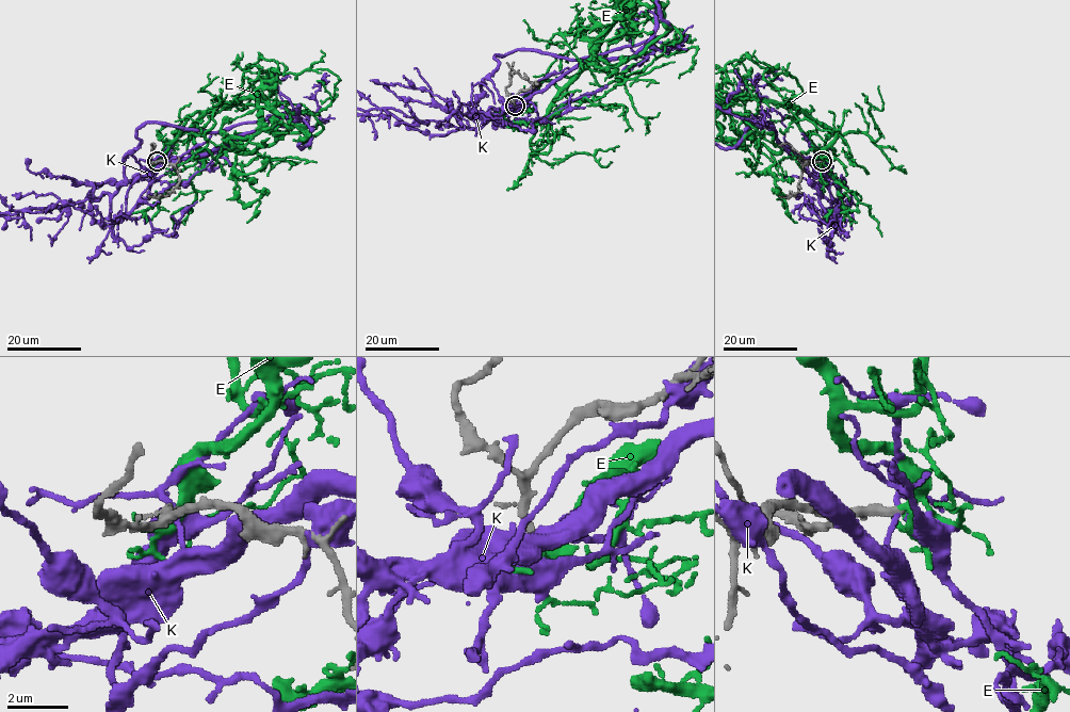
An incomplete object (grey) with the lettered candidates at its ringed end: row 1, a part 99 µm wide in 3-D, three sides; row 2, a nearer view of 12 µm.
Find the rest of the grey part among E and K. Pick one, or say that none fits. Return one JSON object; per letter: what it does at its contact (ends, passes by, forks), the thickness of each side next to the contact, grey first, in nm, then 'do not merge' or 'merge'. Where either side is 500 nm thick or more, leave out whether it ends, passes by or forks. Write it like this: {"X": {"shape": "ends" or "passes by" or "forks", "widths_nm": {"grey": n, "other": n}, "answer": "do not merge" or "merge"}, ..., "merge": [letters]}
{"E": {"shape": "forks", "widths_nm": {"grey": 280, "other": 190}, "answer": "merge"}, "K": {"shape": "forks", "widths_nm": {"grey": 280, "other": 240}, "answer": "do not merge"}, "merge": ["E"]}

